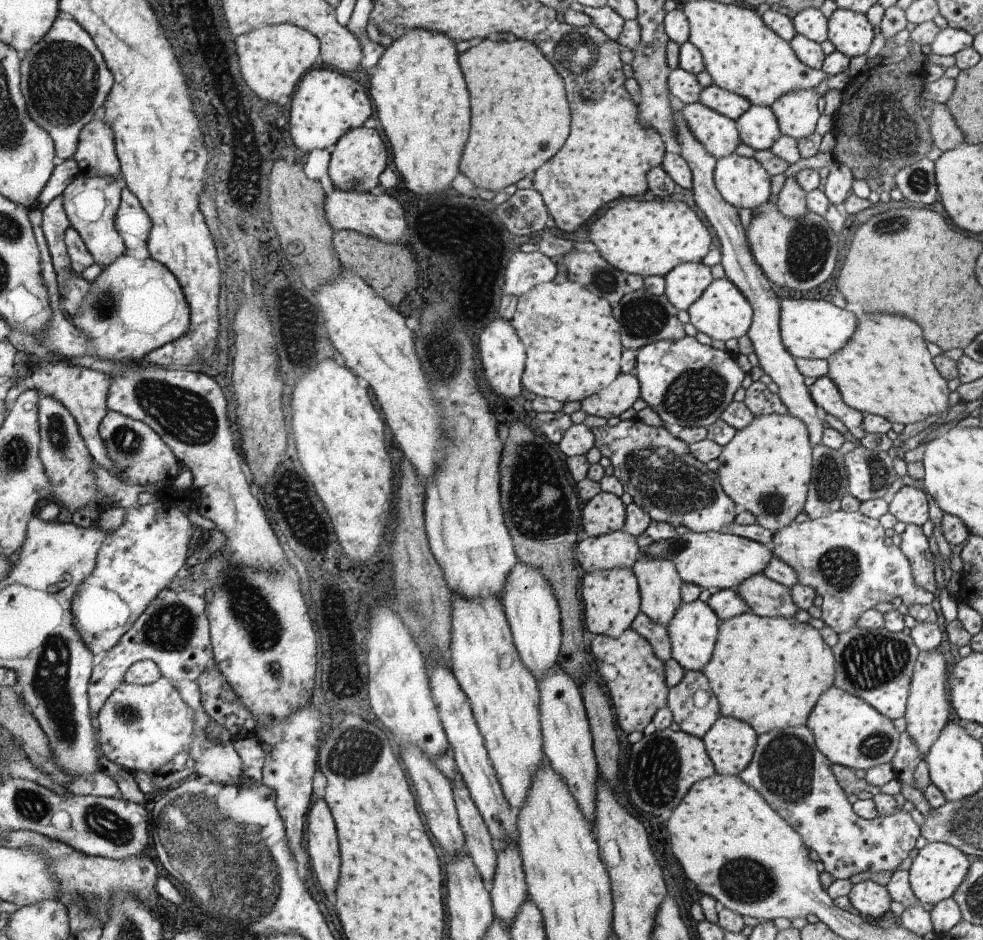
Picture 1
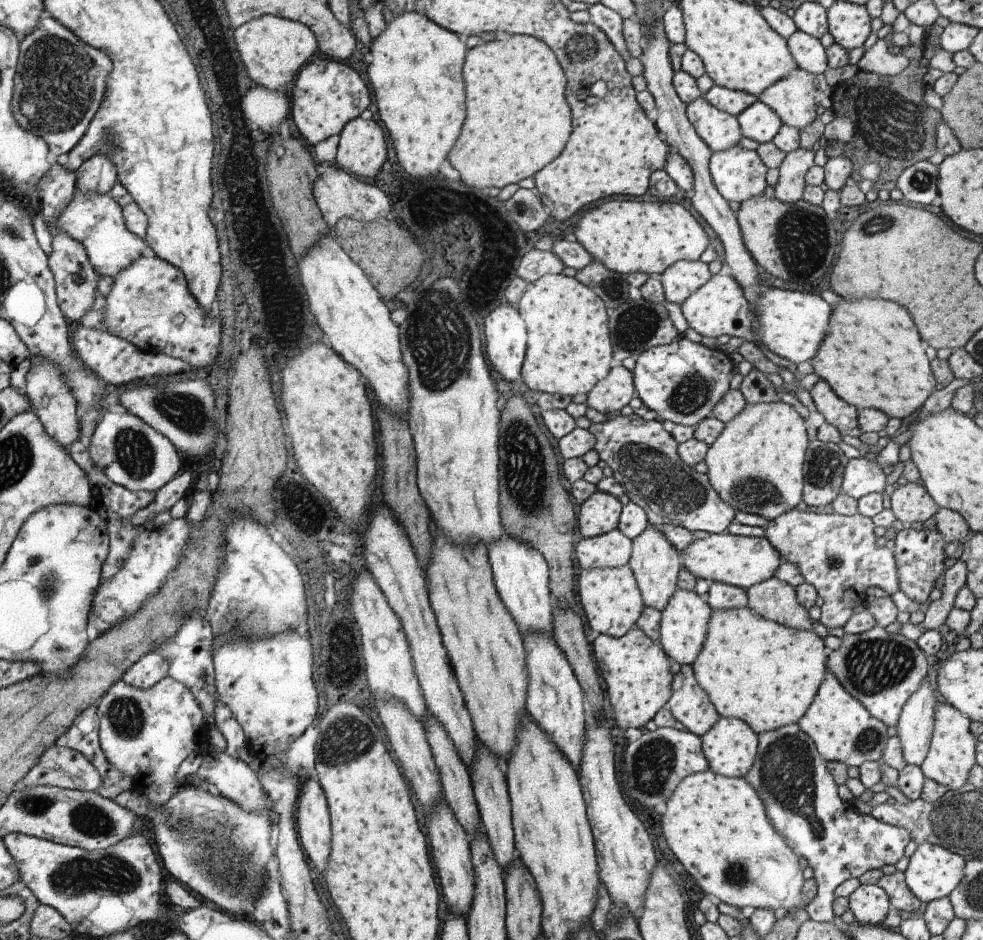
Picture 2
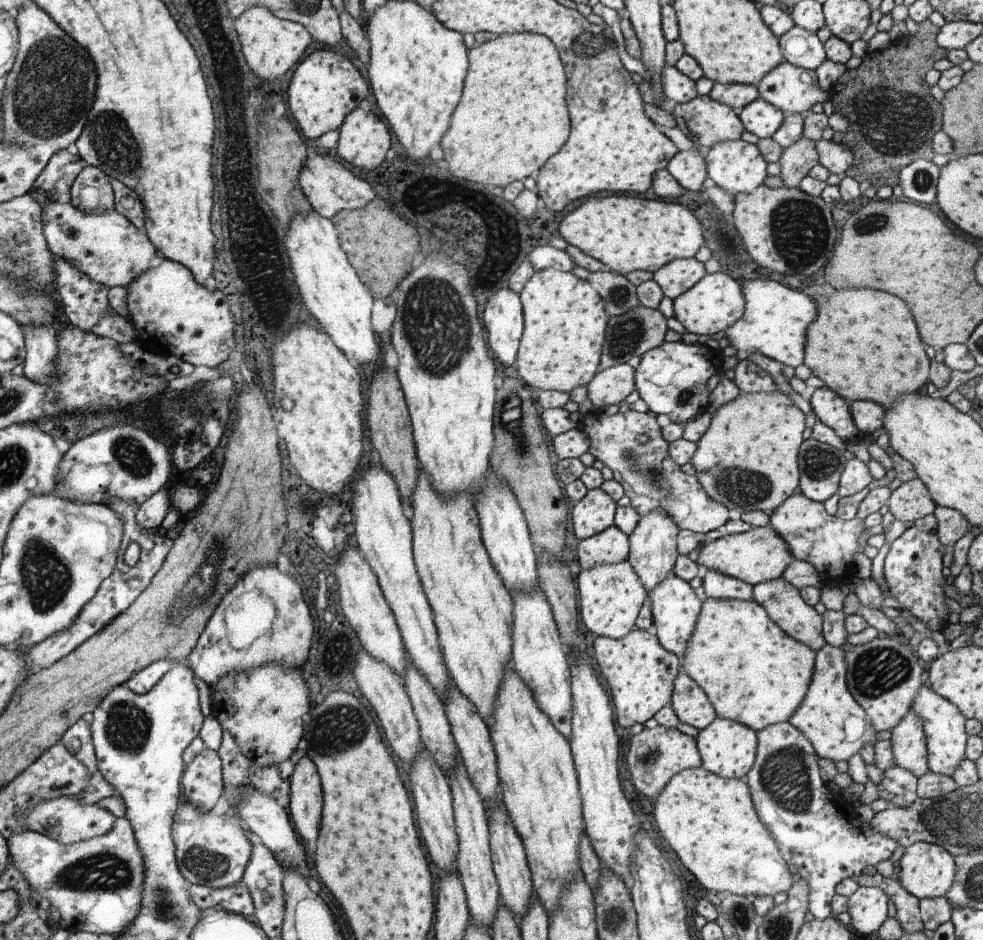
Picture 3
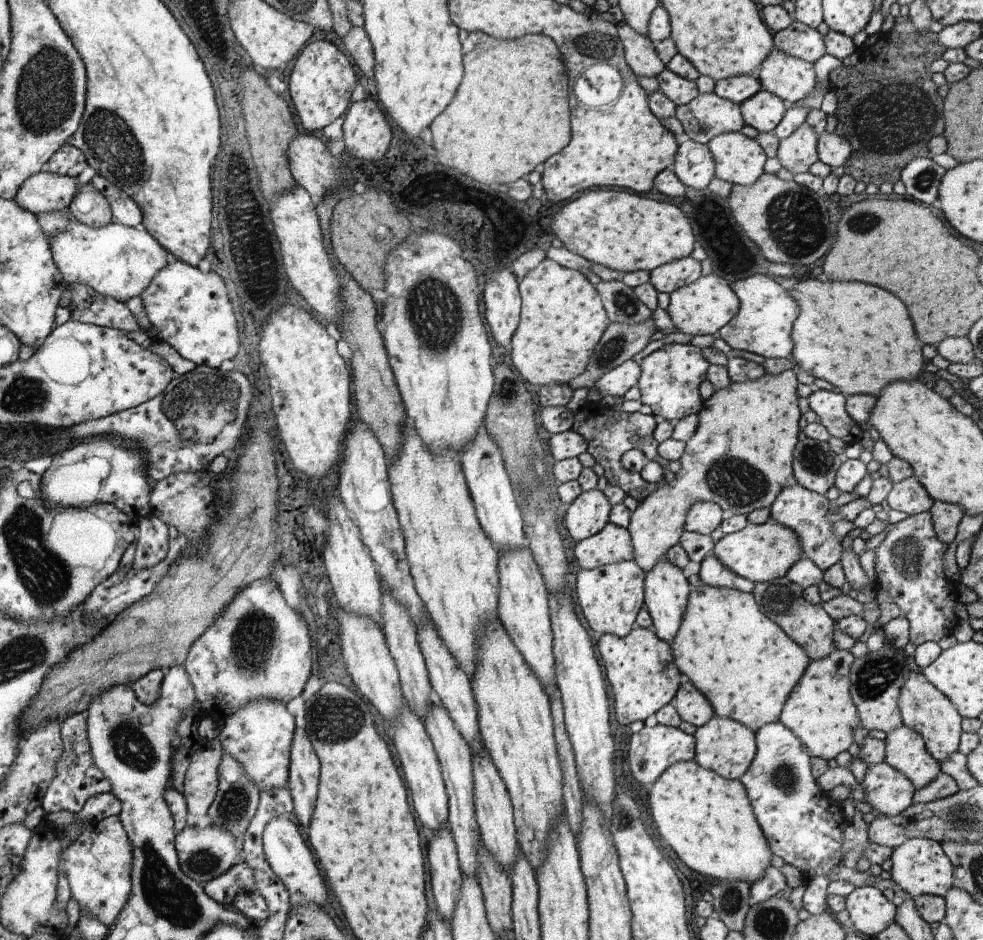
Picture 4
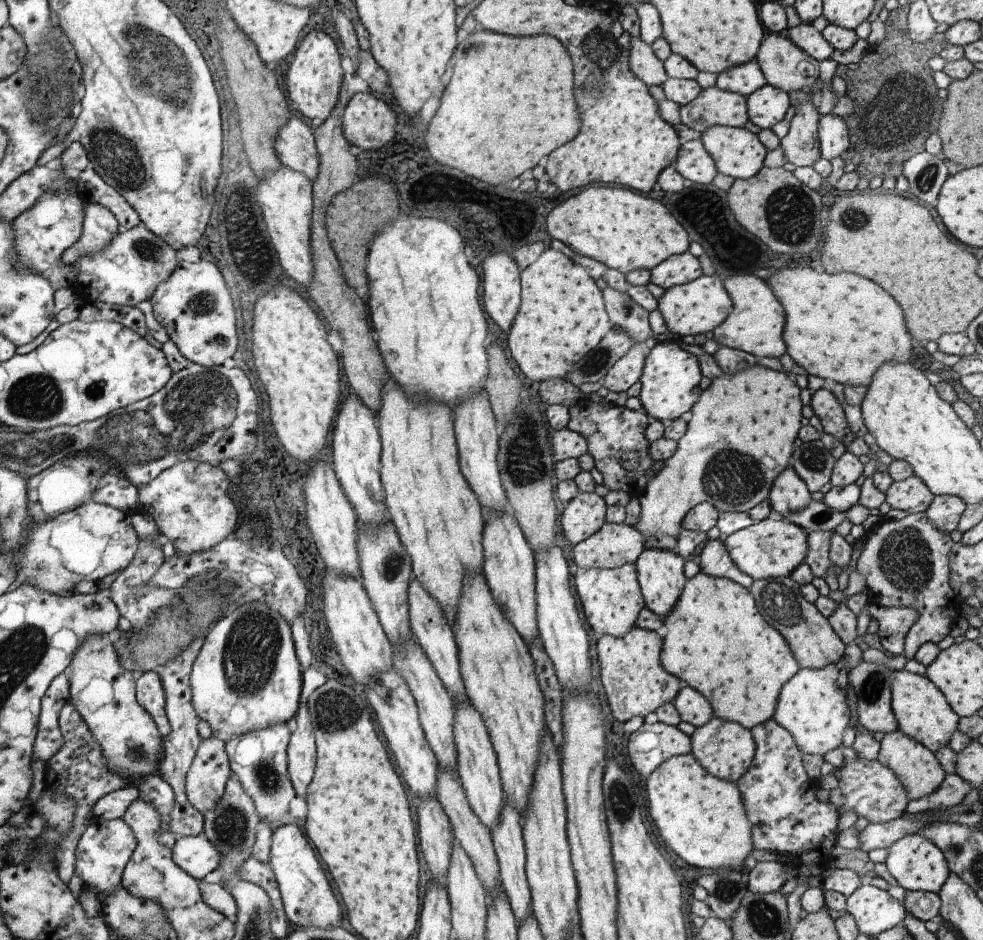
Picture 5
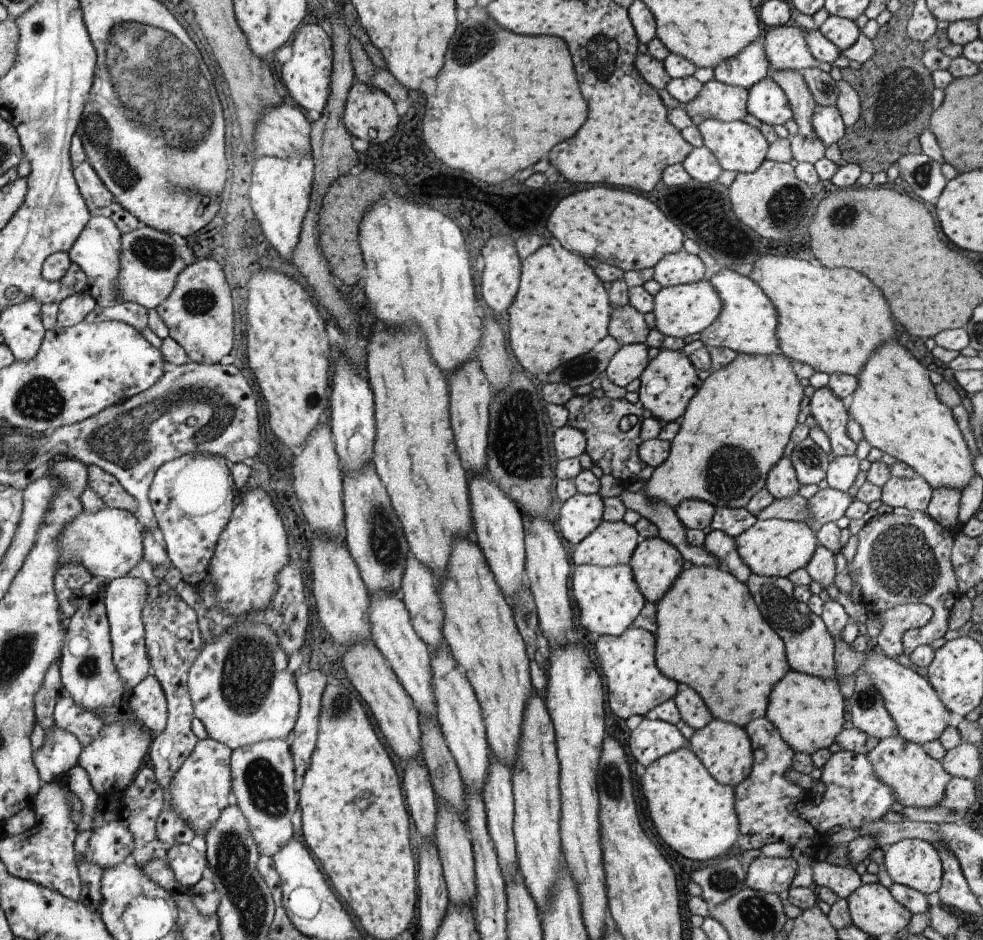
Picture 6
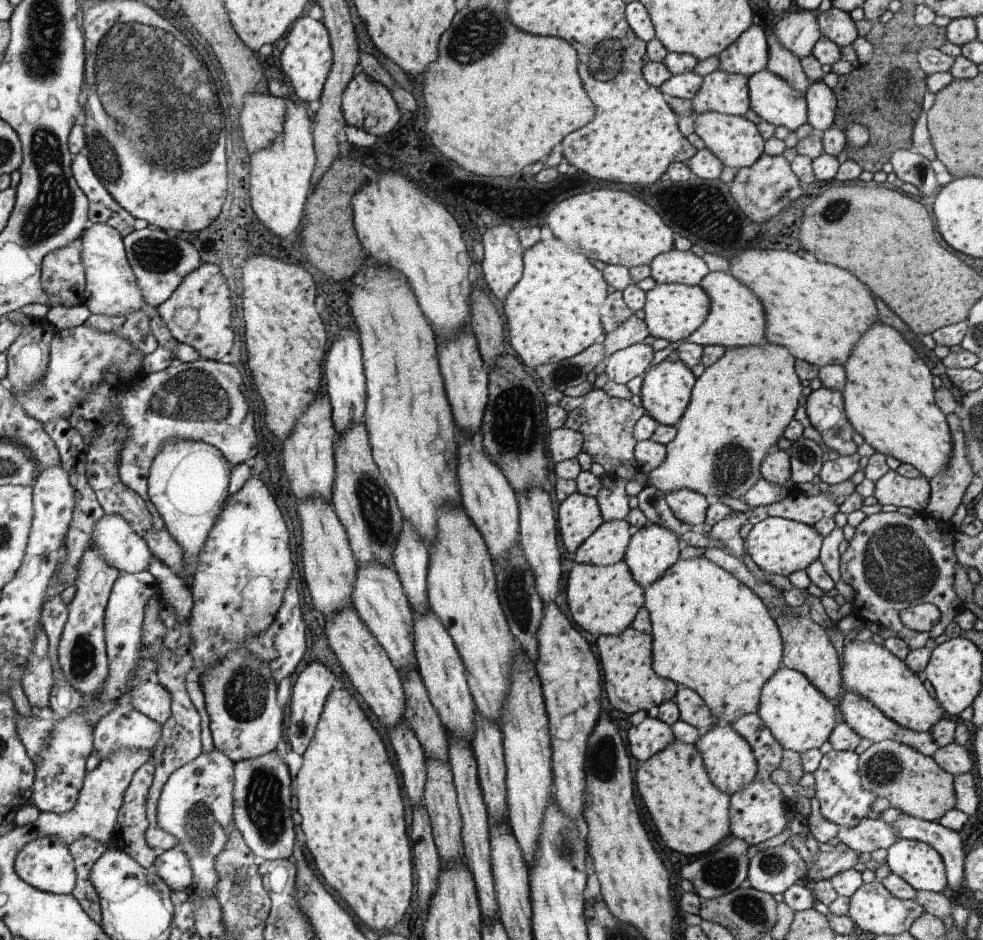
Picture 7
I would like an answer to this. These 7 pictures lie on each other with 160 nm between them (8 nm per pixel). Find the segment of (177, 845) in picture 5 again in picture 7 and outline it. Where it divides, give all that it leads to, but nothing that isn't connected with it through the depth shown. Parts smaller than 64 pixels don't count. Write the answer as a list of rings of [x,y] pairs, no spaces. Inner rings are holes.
[[[179,847],[161,852],[153,870],[174,891],[188,891],[195,882],[191,861]]]

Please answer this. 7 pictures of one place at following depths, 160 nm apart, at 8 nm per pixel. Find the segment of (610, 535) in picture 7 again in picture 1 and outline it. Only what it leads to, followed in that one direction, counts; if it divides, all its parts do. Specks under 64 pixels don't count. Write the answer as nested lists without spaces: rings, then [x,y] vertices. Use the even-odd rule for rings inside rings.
[[[623,530],[588,537],[579,541],[574,549],[575,560],[583,573],[617,568],[631,569],[640,553],[637,538]]]

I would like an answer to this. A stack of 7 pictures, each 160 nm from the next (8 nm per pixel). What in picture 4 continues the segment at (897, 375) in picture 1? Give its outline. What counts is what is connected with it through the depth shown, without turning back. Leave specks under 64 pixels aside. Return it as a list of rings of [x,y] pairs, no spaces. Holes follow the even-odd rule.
[[[816,278],[799,280],[794,290],[788,291],[799,304],[800,310],[791,332],[793,360],[816,378],[827,380],[845,396],[856,393],[872,395],[874,398],[892,381],[916,379],[922,370],[924,356],[922,348],[916,344],[914,326],[910,322],[906,306],[890,292],[864,284],[863,282],[821,282]]]

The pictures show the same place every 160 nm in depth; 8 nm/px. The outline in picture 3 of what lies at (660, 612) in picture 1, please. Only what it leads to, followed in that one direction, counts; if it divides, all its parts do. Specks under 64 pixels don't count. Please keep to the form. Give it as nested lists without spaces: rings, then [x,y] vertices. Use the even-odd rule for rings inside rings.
[[[658,509],[639,516],[636,526],[629,534],[629,557],[627,560],[636,571],[642,584],[650,592],[667,574],[673,570],[674,563],[679,555],[677,536],[680,528],[666,513]]]

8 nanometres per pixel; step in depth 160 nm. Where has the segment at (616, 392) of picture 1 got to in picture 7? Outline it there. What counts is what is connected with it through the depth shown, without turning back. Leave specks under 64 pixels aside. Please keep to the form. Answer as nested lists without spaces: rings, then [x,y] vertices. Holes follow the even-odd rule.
[[[637,343],[618,350],[605,361],[604,368],[609,380],[616,384],[628,384],[630,380],[644,374],[652,366],[654,350],[648,344]]]

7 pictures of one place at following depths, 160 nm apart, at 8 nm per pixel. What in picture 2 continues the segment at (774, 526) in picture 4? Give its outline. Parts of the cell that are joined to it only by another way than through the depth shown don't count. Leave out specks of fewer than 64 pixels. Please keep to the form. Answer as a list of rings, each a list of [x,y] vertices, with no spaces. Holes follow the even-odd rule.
[[[729,532],[711,534],[708,538],[694,539],[680,554],[682,564],[696,578],[705,578],[743,589],[775,576],[781,565],[780,553],[764,537],[733,535]]]

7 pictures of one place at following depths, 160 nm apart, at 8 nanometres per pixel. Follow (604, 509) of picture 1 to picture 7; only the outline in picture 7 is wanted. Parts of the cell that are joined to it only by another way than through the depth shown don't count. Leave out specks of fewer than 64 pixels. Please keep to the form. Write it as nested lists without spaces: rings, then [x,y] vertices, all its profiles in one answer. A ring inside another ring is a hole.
[[[576,492],[568,496],[558,508],[557,530],[569,554],[575,554],[584,540],[587,540],[604,522],[595,497]]]

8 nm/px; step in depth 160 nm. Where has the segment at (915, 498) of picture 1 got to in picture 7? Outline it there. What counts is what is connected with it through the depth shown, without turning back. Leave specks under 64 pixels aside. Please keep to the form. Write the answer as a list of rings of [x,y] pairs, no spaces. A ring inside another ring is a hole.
[[[889,470],[876,483],[874,497],[880,505],[908,507],[916,513],[924,513],[928,505],[931,487],[924,476],[908,479]]]

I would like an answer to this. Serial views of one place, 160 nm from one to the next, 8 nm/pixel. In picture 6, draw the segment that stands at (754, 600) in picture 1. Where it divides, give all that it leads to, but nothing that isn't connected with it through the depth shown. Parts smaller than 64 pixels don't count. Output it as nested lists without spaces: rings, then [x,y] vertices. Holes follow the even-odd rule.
[[[751,573],[745,584],[752,593],[762,616],[776,628],[785,642],[786,658],[793,671],[824,680],[836,679],[834,641],[824,621],[794,596],[795,585],[788,577],[765,577]]]

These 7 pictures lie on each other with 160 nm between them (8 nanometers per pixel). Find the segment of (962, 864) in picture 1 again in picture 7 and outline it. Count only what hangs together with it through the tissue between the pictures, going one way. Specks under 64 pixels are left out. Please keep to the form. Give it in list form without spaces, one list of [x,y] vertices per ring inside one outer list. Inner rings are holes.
[[[898,839],[887,849],[890,873],[900,876],[914,890],[942,893],[947,887],[945,866],[940,854],[915,839]]]

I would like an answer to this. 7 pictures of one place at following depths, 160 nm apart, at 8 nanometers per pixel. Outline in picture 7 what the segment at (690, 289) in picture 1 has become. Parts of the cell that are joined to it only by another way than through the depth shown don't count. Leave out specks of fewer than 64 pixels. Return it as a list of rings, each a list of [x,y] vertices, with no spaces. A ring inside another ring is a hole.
[[[675,248],[656,256],[649,266],[651,278],[657,285],[665,283],[700,285],[710,272],[703,258],[695,256],[691,251],[680,252]]]

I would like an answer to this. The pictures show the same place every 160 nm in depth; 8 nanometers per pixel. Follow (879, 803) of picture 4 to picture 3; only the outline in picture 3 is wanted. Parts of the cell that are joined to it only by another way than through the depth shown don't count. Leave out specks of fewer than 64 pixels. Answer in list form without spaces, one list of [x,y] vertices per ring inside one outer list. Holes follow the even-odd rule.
[[[895,764],[884,771],[882,780],[876,785],[879,798],[887,800],[892,807],[907,807],[918,798],[917,779],[909,770]]]

